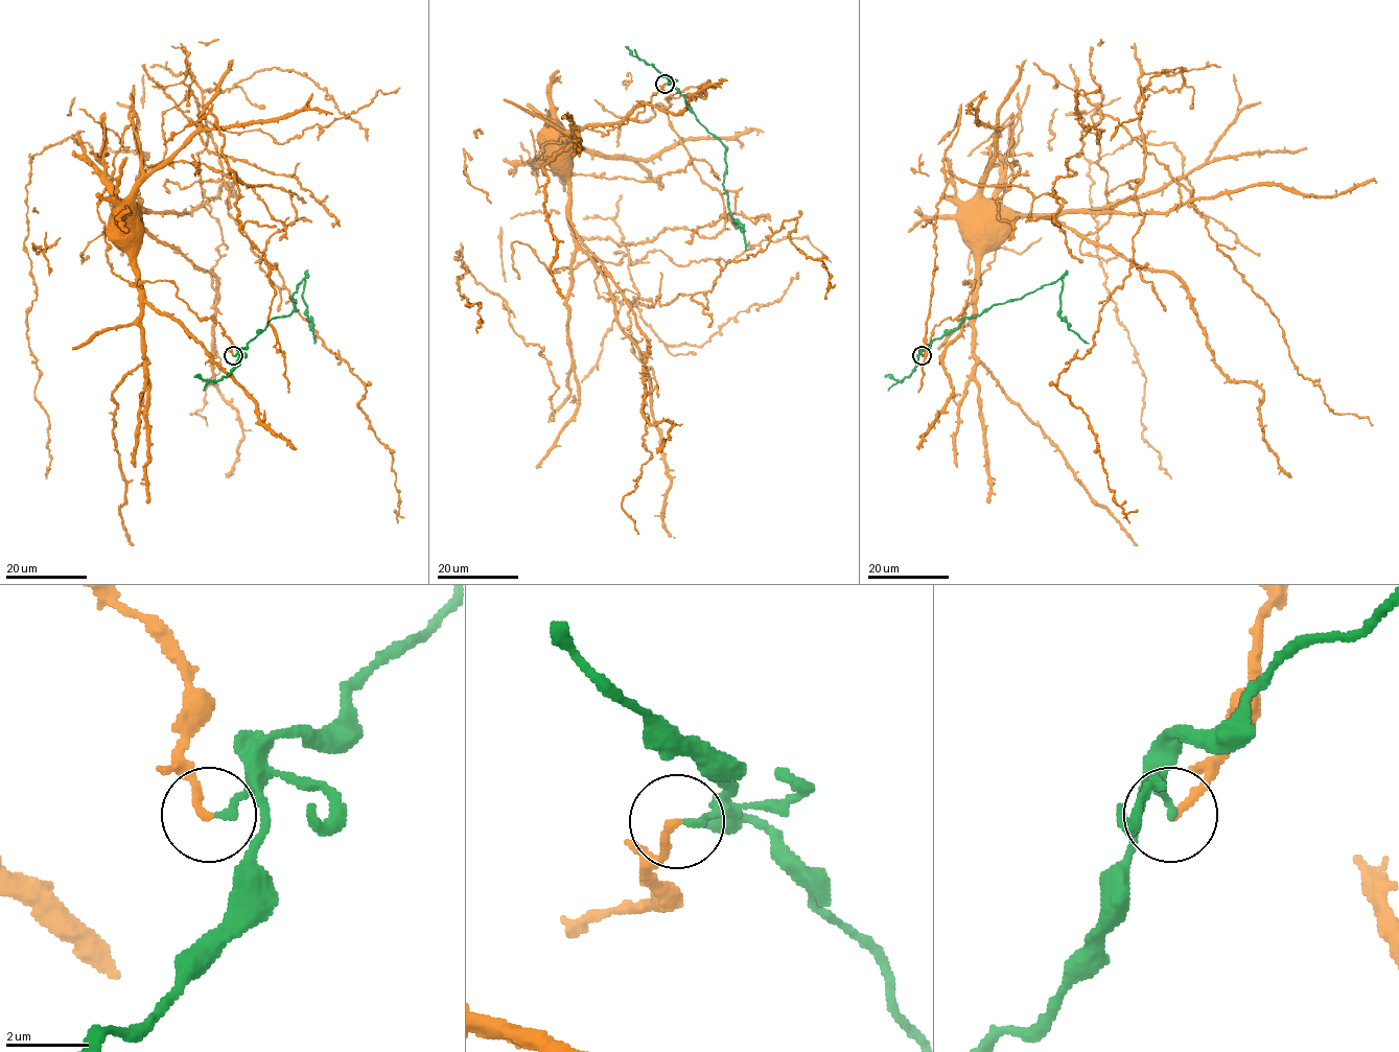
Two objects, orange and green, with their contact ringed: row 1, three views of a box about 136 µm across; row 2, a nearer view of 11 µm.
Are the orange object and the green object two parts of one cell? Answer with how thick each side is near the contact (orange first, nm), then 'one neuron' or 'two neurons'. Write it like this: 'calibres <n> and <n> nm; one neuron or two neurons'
calibres 190 and 160 nm; two neurons

